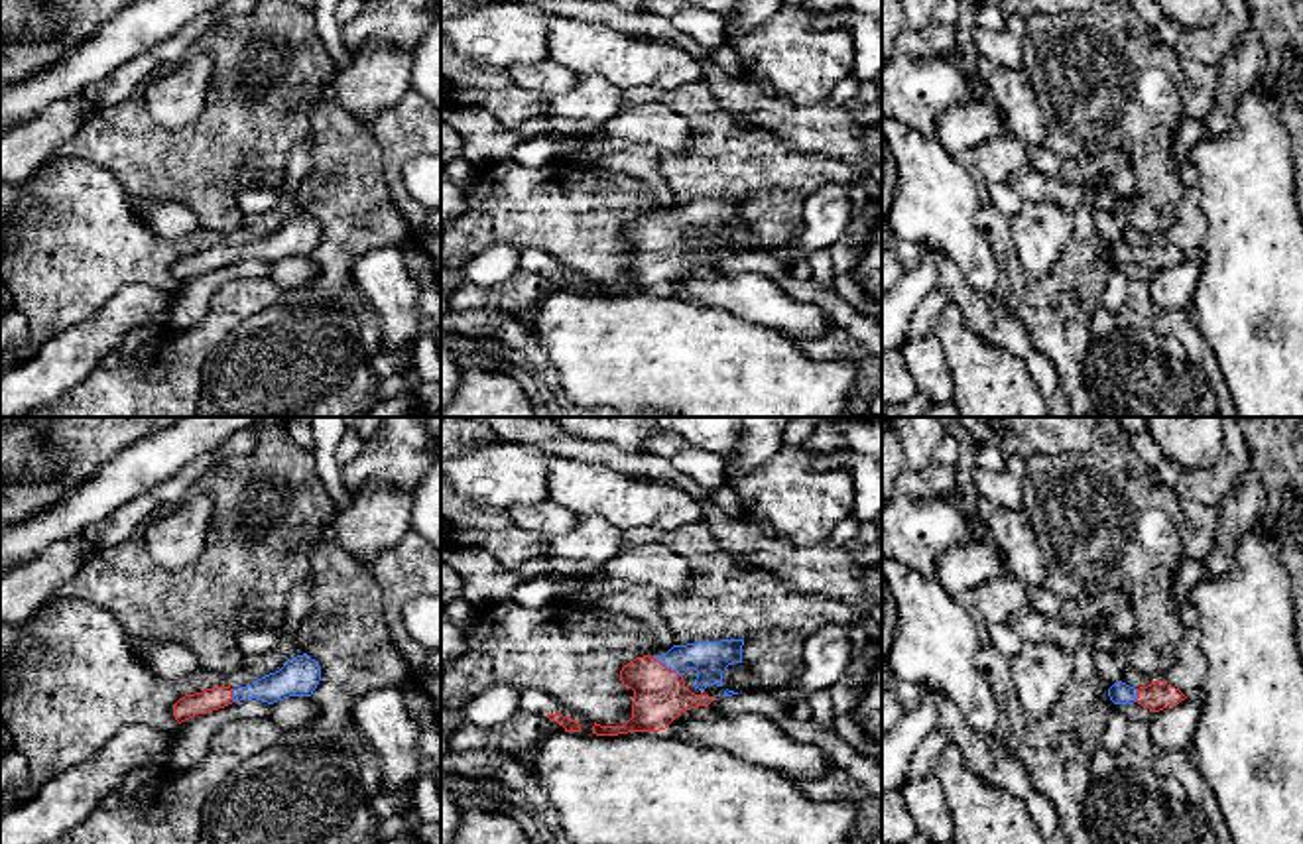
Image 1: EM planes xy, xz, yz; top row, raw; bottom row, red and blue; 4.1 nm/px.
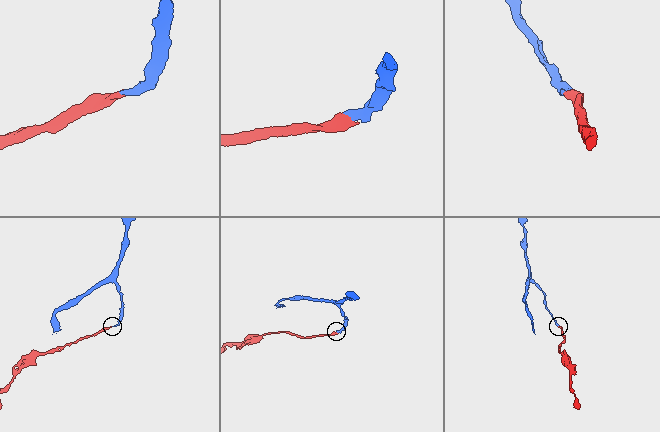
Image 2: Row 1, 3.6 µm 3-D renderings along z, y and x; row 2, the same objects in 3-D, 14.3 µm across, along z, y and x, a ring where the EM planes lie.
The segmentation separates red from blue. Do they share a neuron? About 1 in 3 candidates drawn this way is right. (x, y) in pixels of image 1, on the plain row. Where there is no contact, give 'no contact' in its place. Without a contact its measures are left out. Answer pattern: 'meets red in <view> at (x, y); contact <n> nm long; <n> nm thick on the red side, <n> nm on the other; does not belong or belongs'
meets red in xz at (666, 227); contact 140 nm long; 220 nm thick on the red side, 150 nm on the other; belongs

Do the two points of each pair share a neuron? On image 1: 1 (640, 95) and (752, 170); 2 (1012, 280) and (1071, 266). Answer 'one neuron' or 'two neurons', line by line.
1: one neuron
2: one neuron

